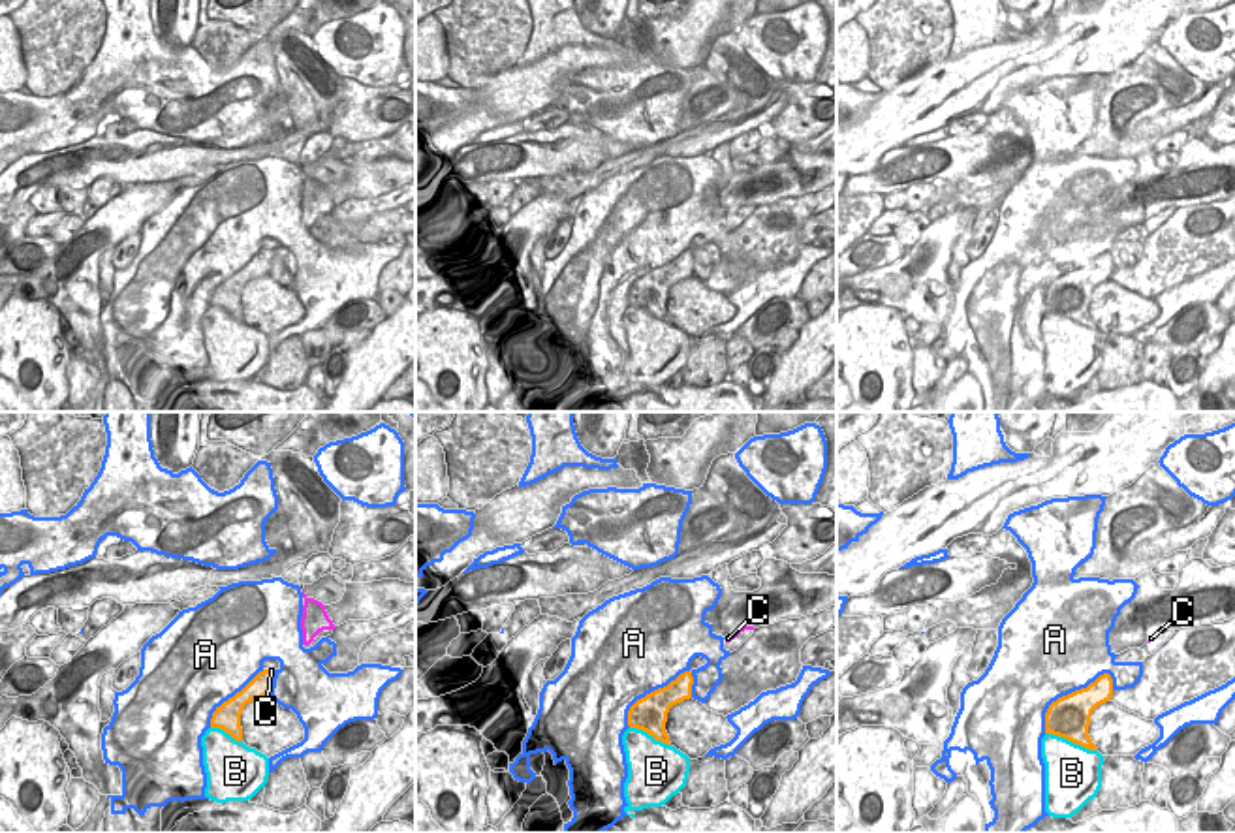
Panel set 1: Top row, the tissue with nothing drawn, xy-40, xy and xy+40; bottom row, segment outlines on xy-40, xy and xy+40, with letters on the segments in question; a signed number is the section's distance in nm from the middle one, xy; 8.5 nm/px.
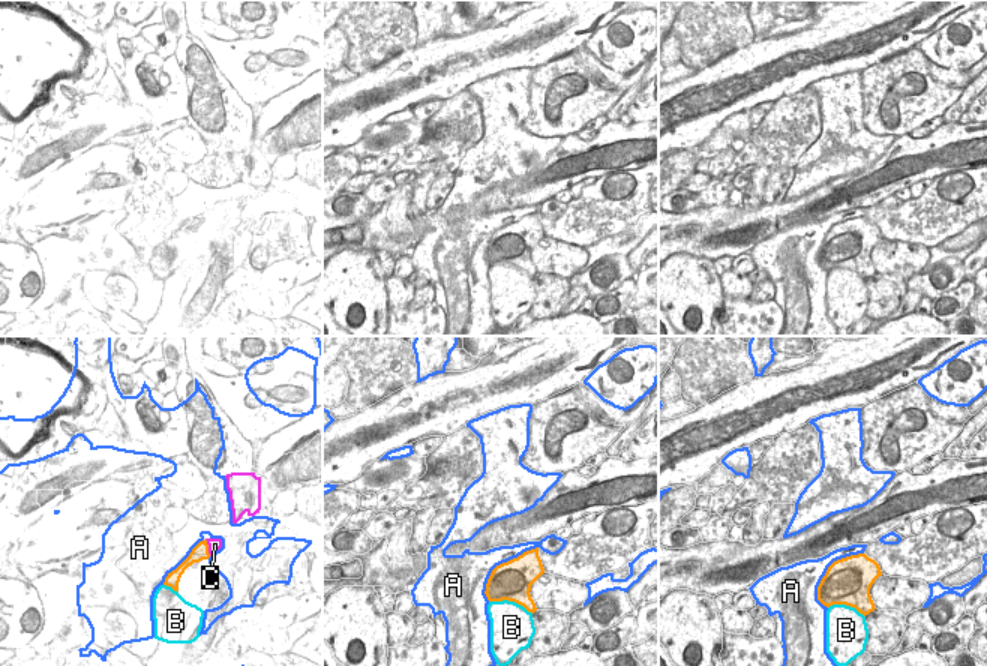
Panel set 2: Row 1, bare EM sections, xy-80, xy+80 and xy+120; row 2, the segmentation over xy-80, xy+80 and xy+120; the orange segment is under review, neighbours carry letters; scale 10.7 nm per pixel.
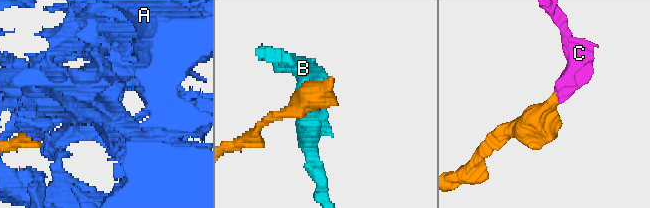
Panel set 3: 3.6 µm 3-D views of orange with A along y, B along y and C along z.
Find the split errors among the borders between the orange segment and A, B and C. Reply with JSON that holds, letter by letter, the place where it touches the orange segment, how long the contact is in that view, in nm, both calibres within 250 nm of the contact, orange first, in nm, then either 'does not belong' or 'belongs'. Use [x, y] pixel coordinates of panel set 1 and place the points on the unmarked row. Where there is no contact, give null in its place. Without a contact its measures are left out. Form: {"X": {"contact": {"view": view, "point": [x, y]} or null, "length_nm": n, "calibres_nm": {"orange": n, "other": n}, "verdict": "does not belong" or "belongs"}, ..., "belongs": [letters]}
{"A": {"contact": {"view": "xy", "point": [655, 269]}, "length_nm": 750, "calibres_nm": {"orange": 300, "other": 480}, "verdict": "does not belong"}, "B": {"contact": {"view": "xy+40", "point": [1072, 320]}, "length_nm": 480, "calibres_nm": {"orange": 360, "other": 440}, "verdict": "does not belong"}, "C": {"contact": {"view": "xy-40", "point": [271, 252]}, "length_nm": 70, "calibres_nm": {"orange": 190, "other": 30}, "verdict": "does not belong"}, "belongs": []}

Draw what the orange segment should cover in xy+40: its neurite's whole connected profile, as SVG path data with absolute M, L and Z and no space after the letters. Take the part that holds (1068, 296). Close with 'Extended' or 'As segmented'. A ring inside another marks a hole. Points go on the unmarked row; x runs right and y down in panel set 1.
M1100 254L1086 267L1053 280L1045 291L1045 312L1064 316L1088 329L1098 329L1088 314L1092 290L1113 275L1113 258Z. As segmented

